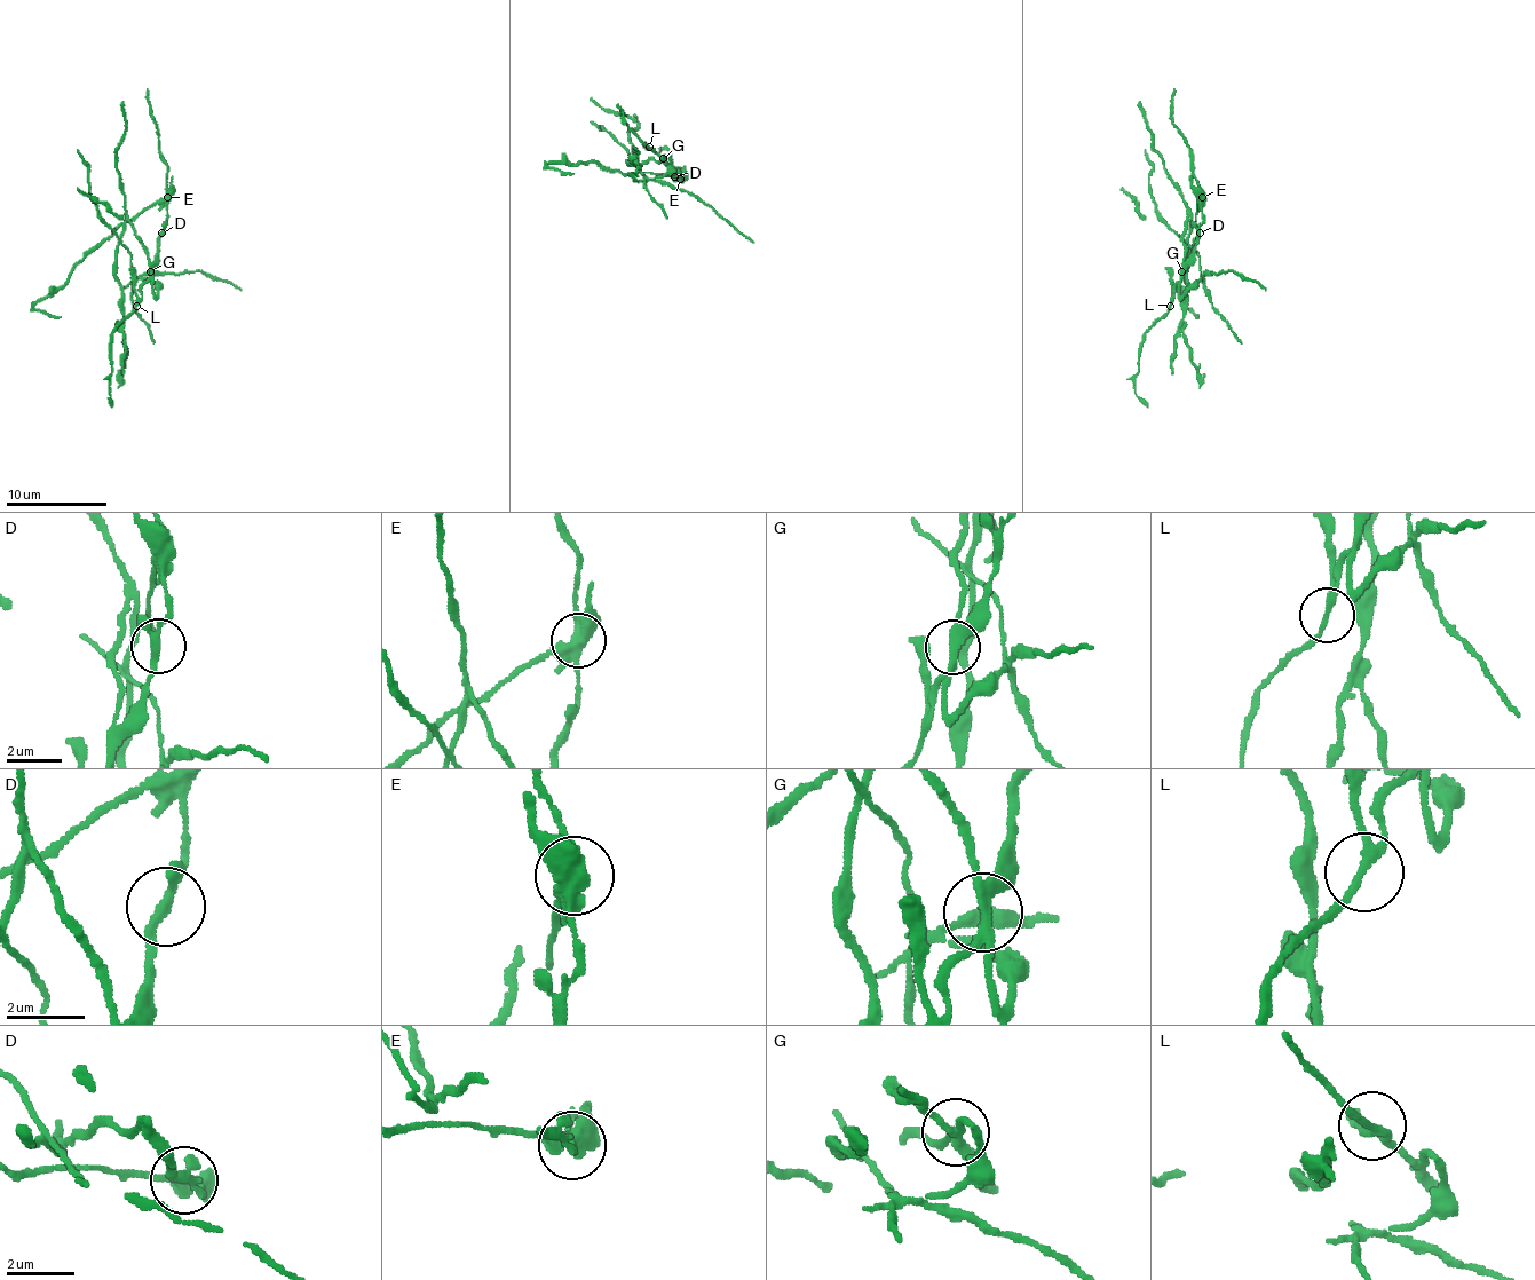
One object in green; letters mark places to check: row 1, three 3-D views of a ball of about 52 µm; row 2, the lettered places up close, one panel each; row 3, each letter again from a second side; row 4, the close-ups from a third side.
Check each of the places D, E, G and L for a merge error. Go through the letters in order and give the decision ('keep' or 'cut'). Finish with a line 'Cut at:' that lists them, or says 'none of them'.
D: keep
E: cut
G: cut
L: keep
Cut at: E, G

